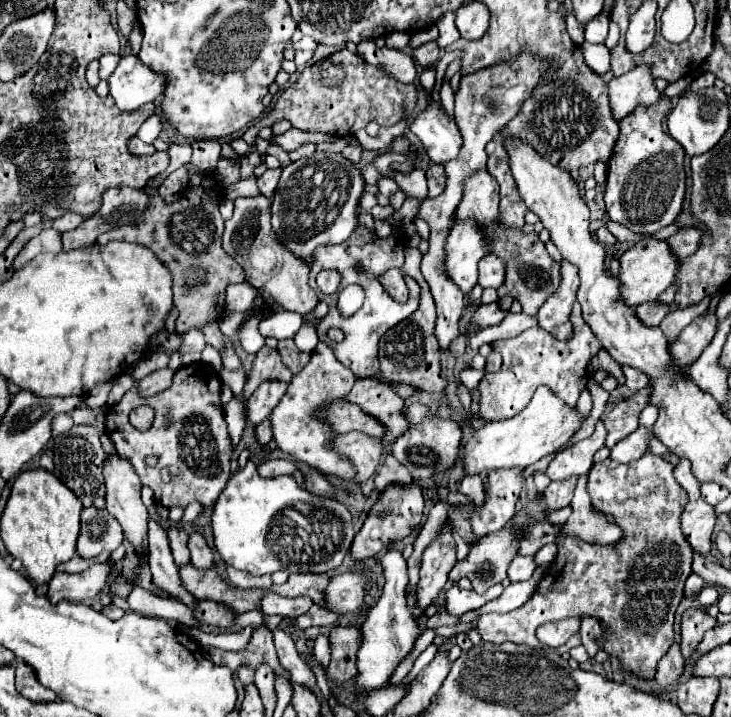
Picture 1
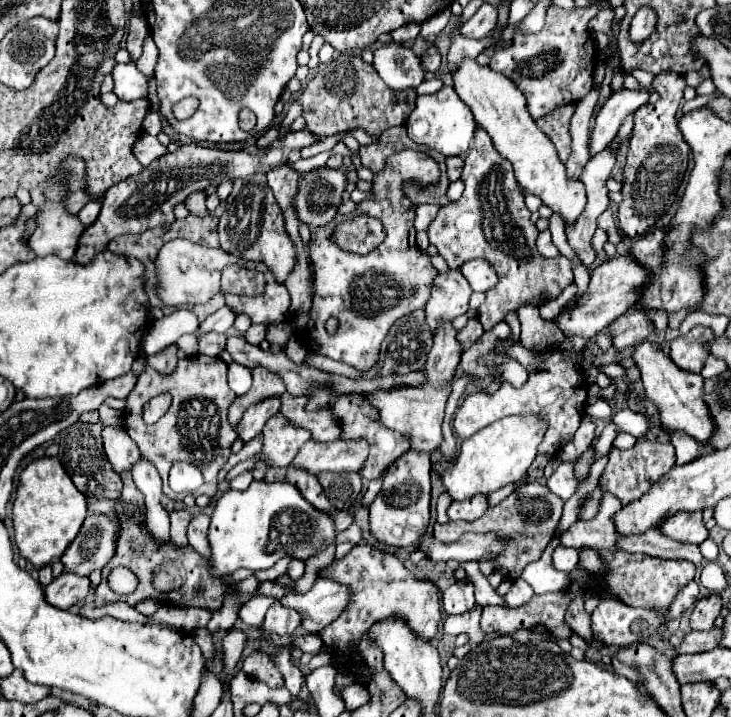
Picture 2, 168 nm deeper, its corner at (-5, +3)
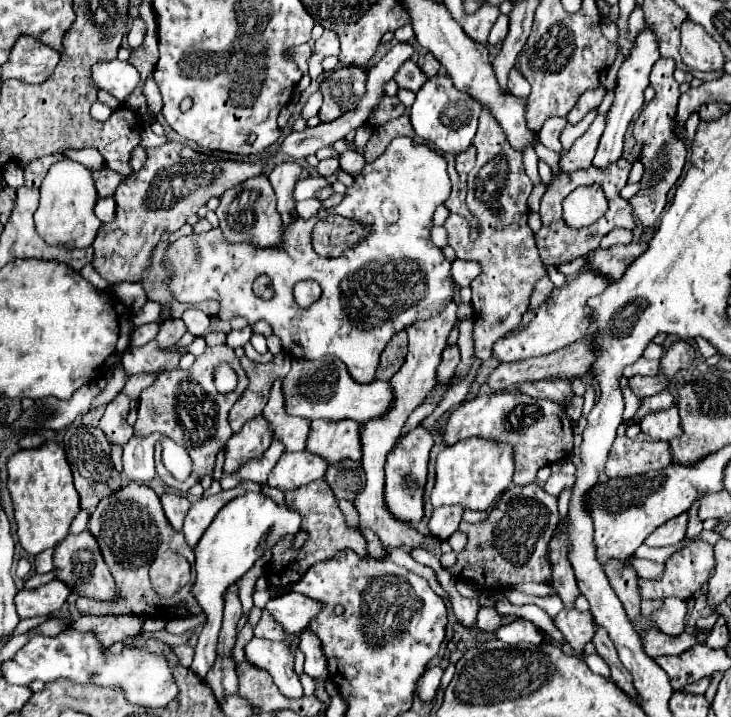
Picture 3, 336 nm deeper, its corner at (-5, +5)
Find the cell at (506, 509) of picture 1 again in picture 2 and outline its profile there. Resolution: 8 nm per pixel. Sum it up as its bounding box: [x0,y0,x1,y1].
[448,494,488,520]

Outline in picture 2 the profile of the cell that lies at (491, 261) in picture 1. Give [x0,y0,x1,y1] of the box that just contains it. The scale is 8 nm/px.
[460,260,498,292]

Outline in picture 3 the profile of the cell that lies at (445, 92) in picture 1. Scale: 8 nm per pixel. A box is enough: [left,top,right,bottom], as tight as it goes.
[488,16,508,44]

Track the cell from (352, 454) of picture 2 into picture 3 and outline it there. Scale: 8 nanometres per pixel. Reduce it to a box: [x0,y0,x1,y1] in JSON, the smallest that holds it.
[266,452,328,492]

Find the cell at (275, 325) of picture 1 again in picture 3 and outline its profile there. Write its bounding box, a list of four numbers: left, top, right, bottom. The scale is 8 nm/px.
[226,328,252,349]

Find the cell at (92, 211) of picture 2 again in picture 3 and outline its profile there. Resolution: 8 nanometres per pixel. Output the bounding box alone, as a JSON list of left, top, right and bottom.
[96,196,116,224]

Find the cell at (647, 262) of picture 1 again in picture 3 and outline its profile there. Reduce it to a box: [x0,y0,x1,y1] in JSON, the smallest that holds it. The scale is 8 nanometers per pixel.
[492,270,610,362]

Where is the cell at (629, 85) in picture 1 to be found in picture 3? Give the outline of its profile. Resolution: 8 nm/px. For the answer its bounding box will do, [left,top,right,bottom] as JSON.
[558,116,606,172]

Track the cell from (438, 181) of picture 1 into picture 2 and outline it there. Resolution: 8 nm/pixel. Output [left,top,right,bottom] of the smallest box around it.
[446,156,464,182]

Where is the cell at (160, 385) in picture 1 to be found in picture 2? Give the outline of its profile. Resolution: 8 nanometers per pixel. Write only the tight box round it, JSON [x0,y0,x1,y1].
[148,346,178,376]

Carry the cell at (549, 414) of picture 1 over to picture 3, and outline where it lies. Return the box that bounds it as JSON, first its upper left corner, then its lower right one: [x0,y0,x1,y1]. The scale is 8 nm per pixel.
[430,438,514,510]

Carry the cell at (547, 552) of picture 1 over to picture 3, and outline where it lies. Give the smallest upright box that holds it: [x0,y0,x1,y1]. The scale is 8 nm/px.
[632,560,664,578]

